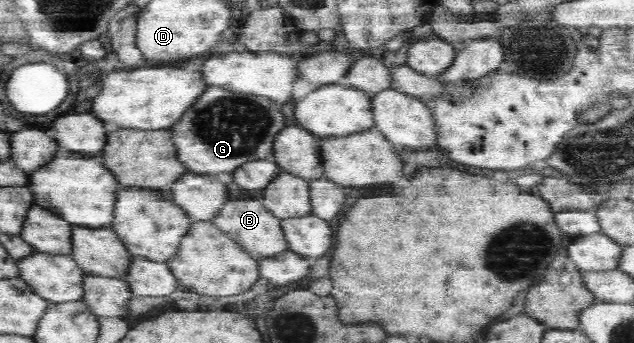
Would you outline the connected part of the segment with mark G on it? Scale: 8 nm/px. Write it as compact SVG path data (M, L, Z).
M210 86L171 130L179 148L179 158L187 164L188 171L218 174L238 170L254 159L271 157L274 141L285 127L286 117L278 103L226 87Z

